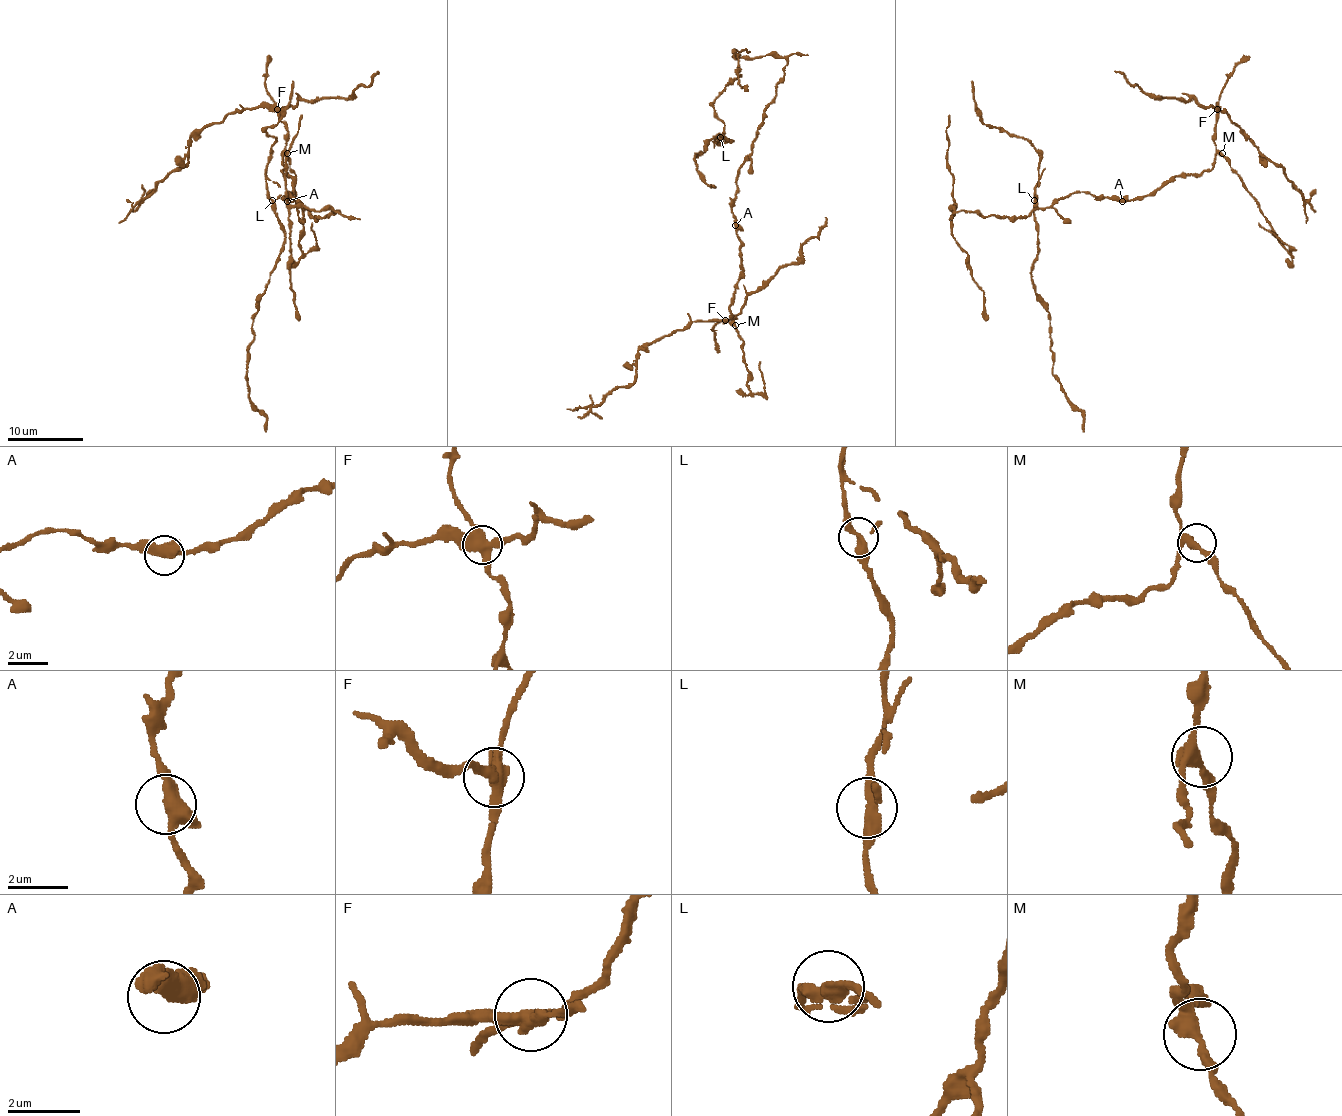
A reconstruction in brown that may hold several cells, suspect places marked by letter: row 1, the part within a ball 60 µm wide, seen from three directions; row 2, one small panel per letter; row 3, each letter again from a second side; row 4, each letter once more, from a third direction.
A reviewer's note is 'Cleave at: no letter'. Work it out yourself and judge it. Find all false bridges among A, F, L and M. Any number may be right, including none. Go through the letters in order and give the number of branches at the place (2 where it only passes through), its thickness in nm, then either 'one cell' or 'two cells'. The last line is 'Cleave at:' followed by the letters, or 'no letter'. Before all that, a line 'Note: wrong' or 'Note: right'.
Note: wrong
A: branches 3; calibre 400 nm; one cell
F: branches 4; calibre 440 nm; two cells
L: branches 3; calibre 280 nm; one cell
M: branches 3; calibre 320 nm; one cell
Cleave at: F

